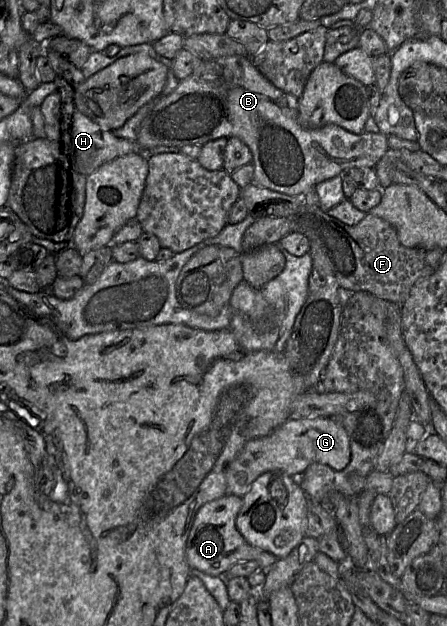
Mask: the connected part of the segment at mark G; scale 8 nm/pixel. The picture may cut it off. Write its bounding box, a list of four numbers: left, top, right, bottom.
[226,417,351,498]

